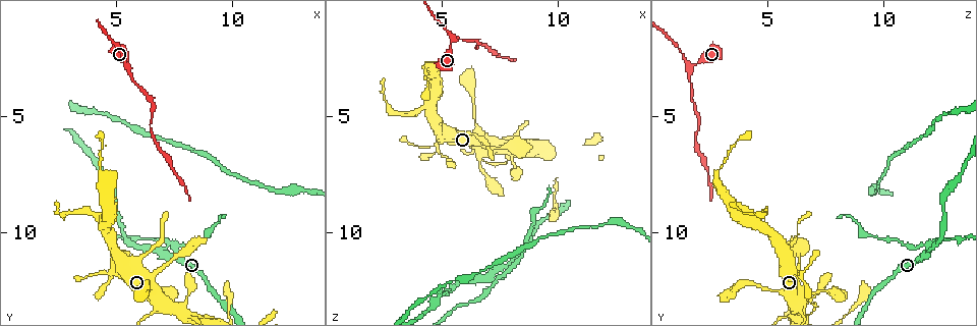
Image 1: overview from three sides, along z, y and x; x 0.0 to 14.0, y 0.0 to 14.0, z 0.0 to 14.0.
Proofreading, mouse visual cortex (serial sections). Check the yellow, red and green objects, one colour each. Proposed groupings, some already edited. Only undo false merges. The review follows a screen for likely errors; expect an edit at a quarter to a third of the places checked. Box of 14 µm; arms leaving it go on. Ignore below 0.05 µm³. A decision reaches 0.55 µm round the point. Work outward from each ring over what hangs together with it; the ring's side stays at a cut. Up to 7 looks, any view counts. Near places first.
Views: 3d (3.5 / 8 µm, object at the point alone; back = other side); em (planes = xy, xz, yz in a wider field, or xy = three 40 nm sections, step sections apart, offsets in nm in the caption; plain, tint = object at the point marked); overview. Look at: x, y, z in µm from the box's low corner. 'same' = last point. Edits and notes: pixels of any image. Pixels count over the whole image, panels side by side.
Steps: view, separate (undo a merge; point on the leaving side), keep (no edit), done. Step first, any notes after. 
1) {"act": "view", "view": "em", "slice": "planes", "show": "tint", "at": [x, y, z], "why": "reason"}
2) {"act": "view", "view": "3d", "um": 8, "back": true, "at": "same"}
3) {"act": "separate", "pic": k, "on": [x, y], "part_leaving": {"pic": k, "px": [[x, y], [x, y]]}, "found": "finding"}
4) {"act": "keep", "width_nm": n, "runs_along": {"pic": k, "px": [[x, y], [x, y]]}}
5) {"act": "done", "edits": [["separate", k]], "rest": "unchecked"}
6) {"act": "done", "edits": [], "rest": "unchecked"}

{"act": "view", "view": "3d", "um": 3.5, "at": [5.5, 2.9, 1.8]}

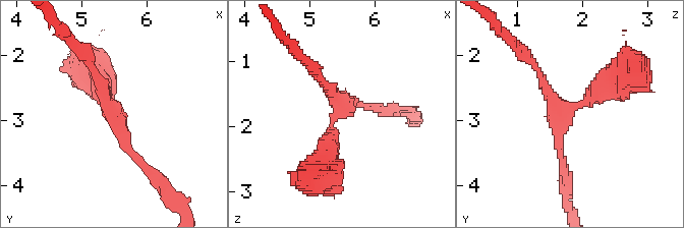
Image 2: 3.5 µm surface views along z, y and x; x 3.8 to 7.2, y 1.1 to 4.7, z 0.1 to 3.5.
{"act": "view", "view": "em", "slice": "xy", "step": 2, "show": "tint", "at": [5.50, 2.85, 1.75], "arms": 3, "arm_widths_nm": [150, 150, 350]}

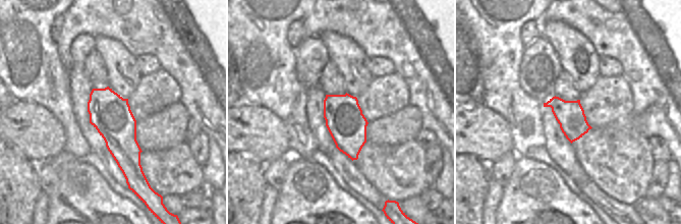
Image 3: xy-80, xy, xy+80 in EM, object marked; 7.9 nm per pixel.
{"act": "keep", "found": "one cell here"}

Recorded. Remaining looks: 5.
{"act": "view", "view": "3d", "um": 3.5, "at": [6.1, 11.1, 5.8], "why": "calibre changes"}

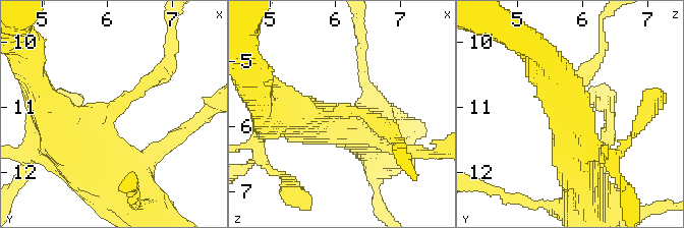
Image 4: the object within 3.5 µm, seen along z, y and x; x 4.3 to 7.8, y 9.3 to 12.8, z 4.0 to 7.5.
{"act": "view", "view": "em", "slice": "xy", "step": 3, "show": "tint", "at": [6.00, 11.10, 5.75], "arm_widths_nm": [200, 600]}

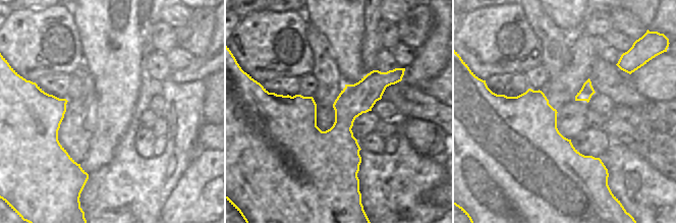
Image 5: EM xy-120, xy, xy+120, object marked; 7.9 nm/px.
{"act": "keep", "runs_along": {"pic": 4, "px": [[93, 174], [109, 114], [159, 73]]}, "found": "one cell here"}

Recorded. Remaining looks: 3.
{"act": "view", "view": "3d", "um": 3.5, "back": true, "at": [6.8, 12.9, 6.2], "why": "abrupt turn"}

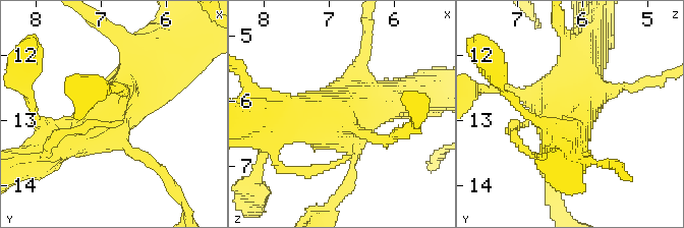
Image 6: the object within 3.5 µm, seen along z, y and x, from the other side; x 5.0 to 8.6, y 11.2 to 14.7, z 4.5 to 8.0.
{"act": "view", "view": "em", "slice": "planes", "show": "tint", "at": [6.80, 12.90, 6.15]}

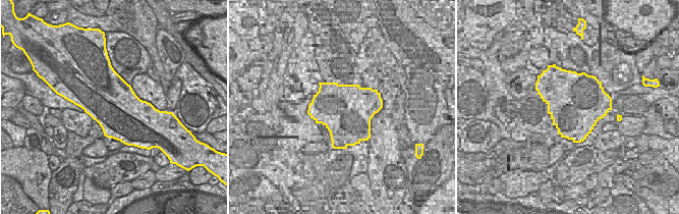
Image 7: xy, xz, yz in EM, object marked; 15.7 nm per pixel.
{"act": "keep", "runs_along": {"pic": 6, "px": [[173, 63], [76, 134]]}, "found": "one cell here"}

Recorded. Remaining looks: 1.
{"act": "done", "edits": [], "rest": "unchecked"}

